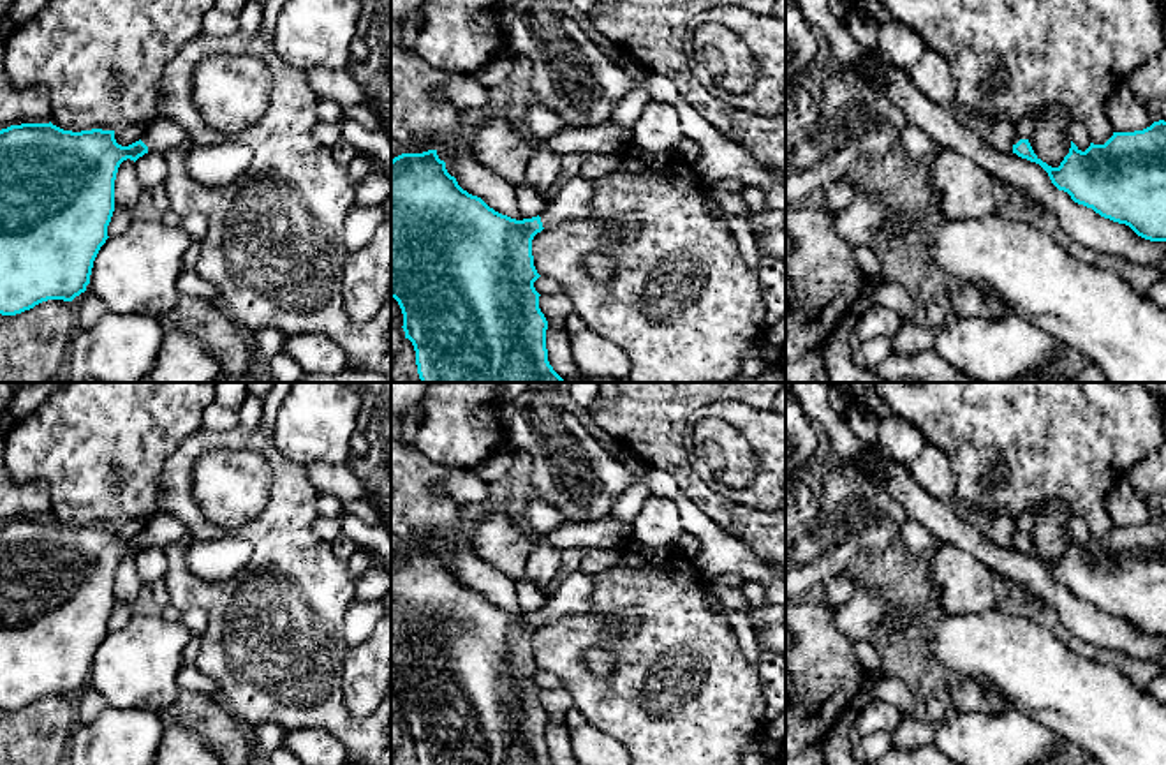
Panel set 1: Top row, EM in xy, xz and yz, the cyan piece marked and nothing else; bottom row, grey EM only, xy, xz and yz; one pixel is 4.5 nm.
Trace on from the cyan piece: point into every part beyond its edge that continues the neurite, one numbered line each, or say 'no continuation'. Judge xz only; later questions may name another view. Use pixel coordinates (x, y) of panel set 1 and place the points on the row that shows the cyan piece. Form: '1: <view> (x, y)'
1: xz (573, 201)

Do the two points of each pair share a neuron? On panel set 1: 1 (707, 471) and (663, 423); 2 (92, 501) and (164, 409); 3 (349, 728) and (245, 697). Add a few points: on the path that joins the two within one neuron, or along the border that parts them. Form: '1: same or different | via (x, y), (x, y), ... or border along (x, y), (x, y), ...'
1: different | border along (694, 409), (684, 446), (689, 466), (708, 485)
2: same | via (115, 478), (124, 467), (124, 450), (141, 432)
3: same | via (323, 707), (312, 697), (272, 697)

